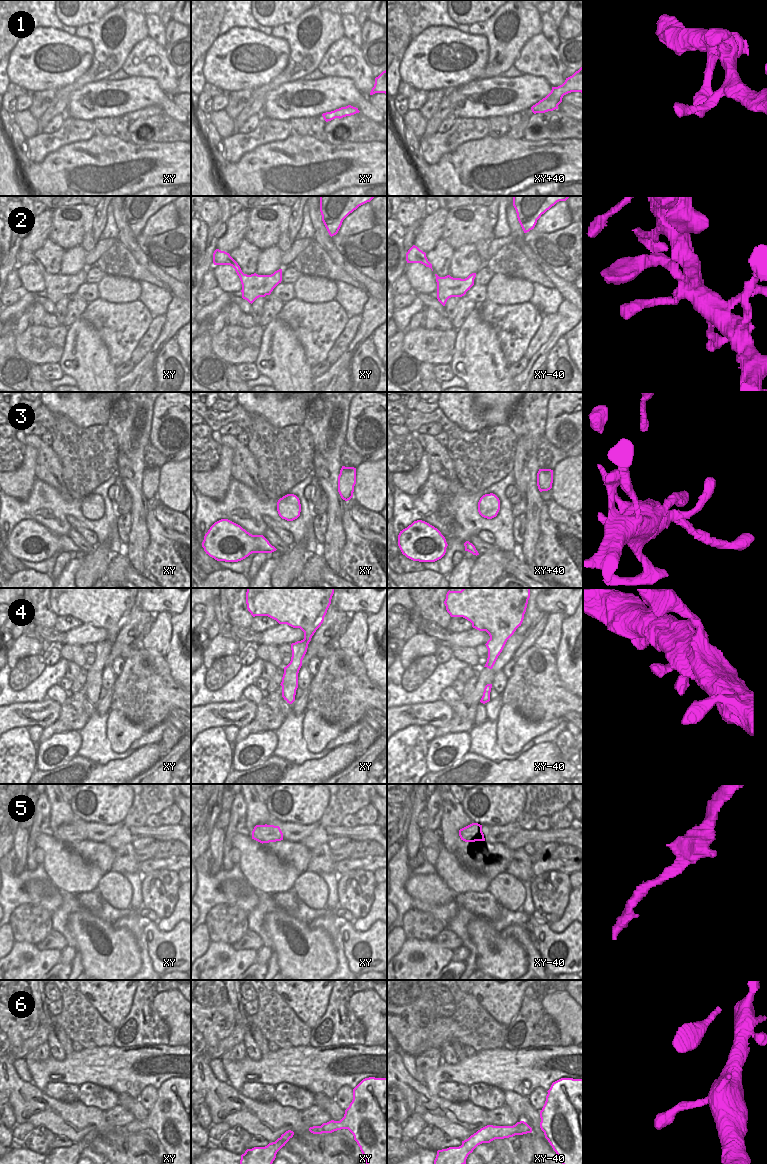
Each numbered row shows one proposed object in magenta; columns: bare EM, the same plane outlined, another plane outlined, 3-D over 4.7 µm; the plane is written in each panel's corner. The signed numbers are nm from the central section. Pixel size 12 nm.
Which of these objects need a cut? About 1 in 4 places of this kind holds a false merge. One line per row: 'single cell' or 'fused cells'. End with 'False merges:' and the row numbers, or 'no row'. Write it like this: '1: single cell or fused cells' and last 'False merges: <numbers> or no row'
1: single cell
2: single cell
3: single cell
4: single cell
5: single cell
6: single cell
False merges: no row

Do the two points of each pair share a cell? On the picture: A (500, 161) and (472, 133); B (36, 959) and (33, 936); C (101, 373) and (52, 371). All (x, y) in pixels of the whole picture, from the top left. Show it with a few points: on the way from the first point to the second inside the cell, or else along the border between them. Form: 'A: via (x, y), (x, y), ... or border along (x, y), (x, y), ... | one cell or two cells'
A: border along (487, 135), (479, 139), (463, 142), (457, 148) | two cells
B: border along (15, 941), (27, 941), (35, 945) | two cells
C: border along (58, 364), (64, 373) | two cells

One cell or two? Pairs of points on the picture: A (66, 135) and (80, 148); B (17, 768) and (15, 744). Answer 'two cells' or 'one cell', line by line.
A: two cells
B: one cell

